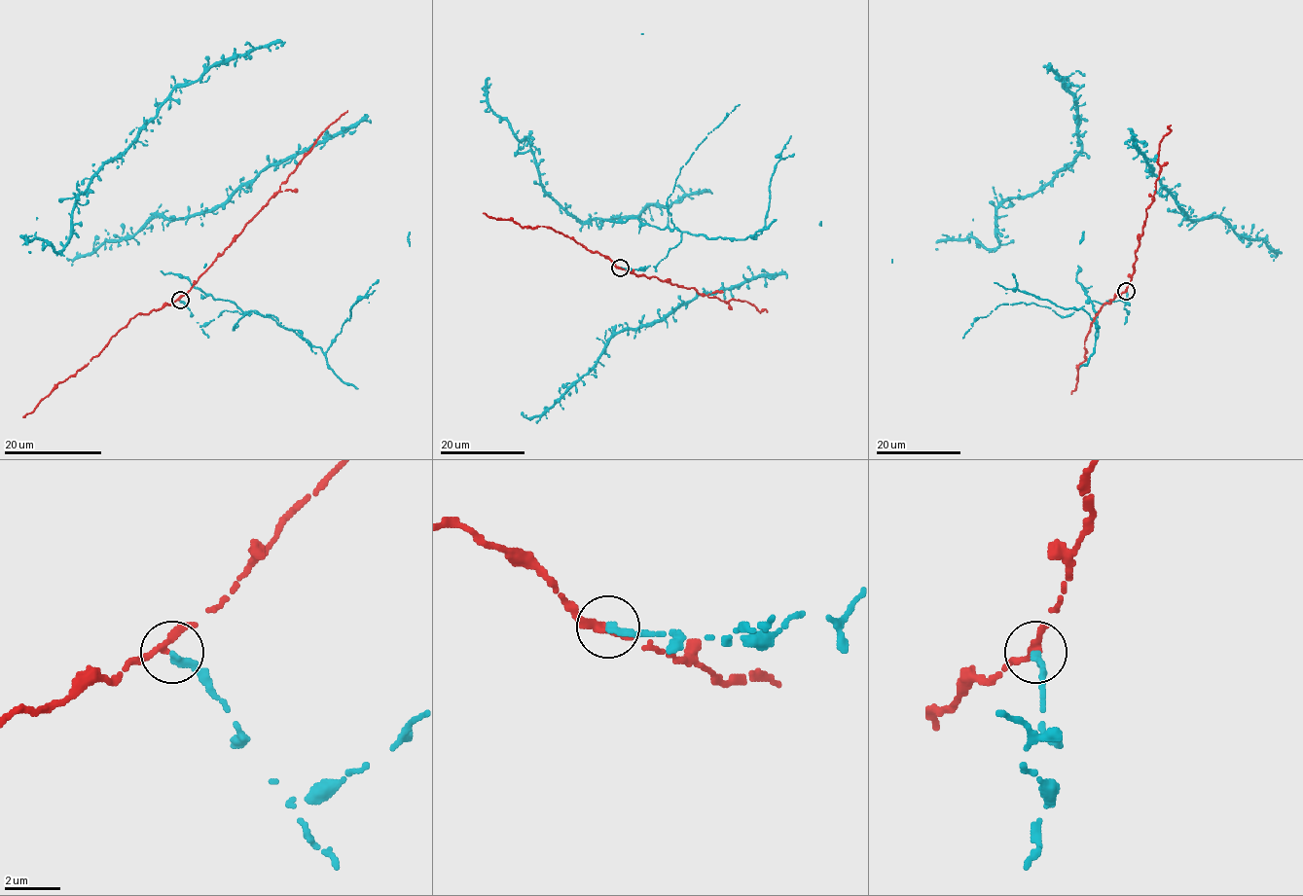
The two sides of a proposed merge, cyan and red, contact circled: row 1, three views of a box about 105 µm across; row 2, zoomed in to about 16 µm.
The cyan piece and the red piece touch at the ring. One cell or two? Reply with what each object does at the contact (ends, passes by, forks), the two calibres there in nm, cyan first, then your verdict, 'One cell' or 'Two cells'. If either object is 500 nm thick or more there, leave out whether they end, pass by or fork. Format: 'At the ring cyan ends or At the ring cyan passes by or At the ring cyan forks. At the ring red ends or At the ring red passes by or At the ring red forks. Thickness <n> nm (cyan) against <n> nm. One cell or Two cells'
At the ring cyan ends. At the ring red passes by. Thickness 280 nm (cyan) against 240 nm. Two cells

